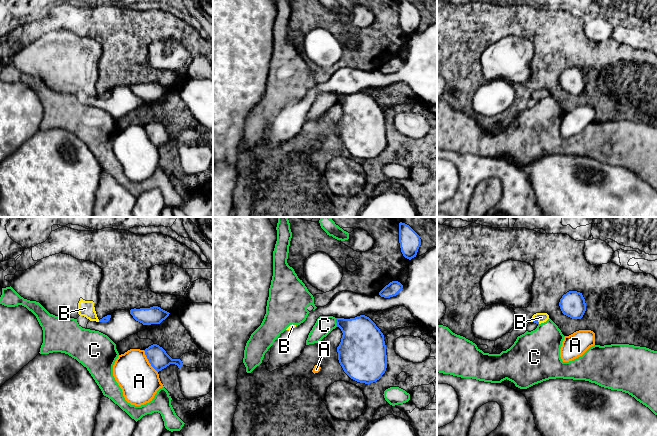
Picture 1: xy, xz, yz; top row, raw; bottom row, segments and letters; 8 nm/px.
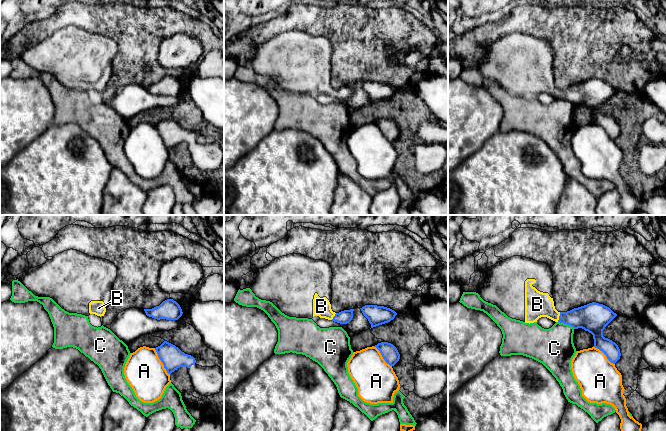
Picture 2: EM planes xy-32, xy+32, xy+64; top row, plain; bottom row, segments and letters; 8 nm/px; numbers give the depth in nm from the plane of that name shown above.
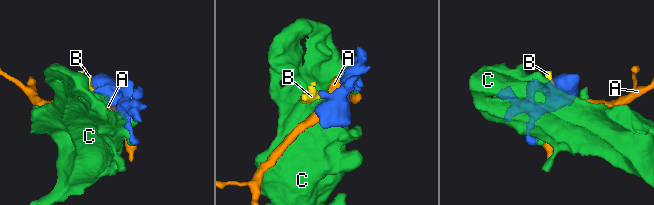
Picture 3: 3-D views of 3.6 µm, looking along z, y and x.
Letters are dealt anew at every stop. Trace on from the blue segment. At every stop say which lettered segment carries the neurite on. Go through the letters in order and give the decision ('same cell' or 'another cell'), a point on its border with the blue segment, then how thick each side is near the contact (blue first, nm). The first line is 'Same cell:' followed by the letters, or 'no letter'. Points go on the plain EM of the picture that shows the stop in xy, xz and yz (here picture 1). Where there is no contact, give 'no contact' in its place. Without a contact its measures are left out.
Same cell: B, C
A: another cell; contact xy (148, 136); calibres 160 and 320 nm
B: same cell; contact yz (536, 95); calibres 30 and 80 nm
C: same cell; contact xz (336, 98); calibres 320 and 150 nm

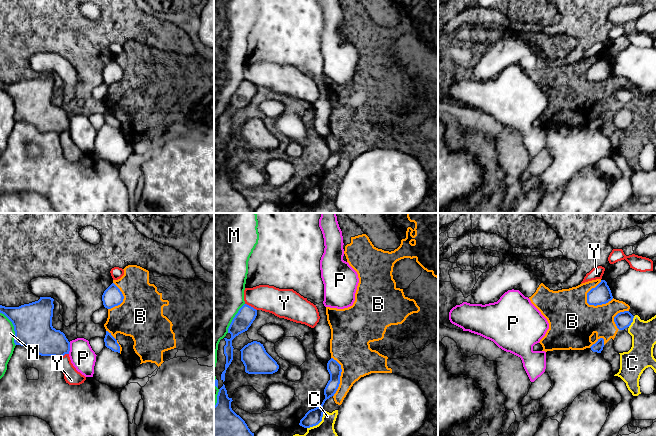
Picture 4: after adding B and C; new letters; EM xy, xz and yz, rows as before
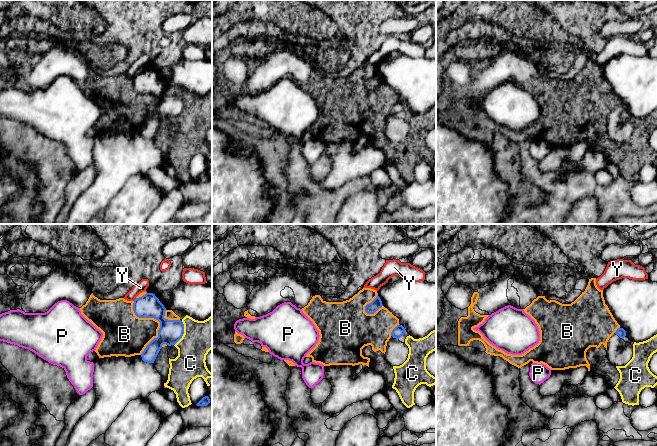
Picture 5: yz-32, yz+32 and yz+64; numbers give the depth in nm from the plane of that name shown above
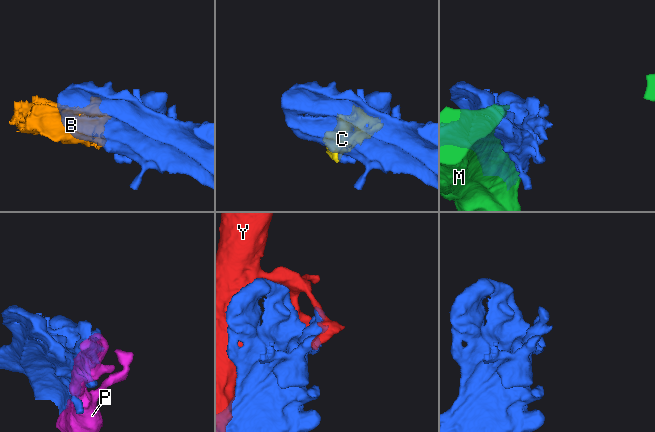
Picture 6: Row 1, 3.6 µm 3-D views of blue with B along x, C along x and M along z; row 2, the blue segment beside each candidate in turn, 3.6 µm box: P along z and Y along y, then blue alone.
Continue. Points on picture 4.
Same cell: no letter
B: another cell; contact yz (588, 68); calibres 160 and 360 nm
C: another cell; contact yz (632, 97); calibres 130 and 200 nm
M: another cell; contact xy (14, 104); calibres 320 and 120 nm
P: another cell; contact xy (69, 124); calibres 240 and 200 nm
Y: another cell; contact xz (250, 82); calibres 150 and 220 nm

